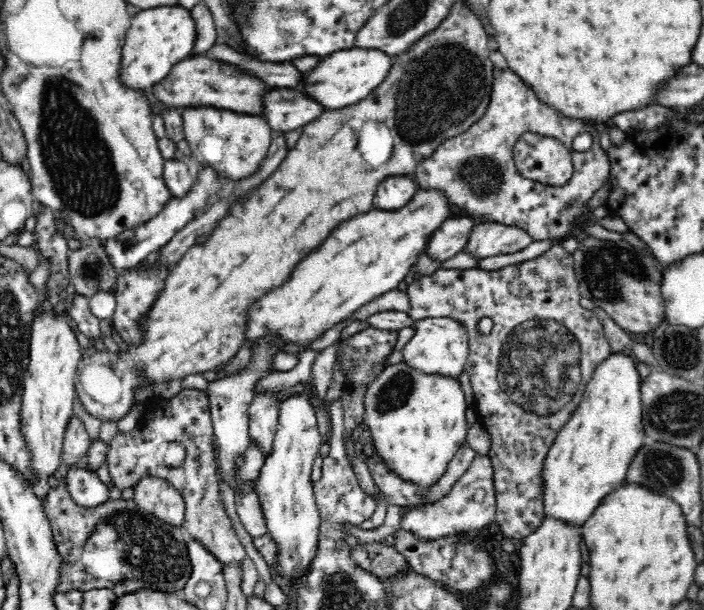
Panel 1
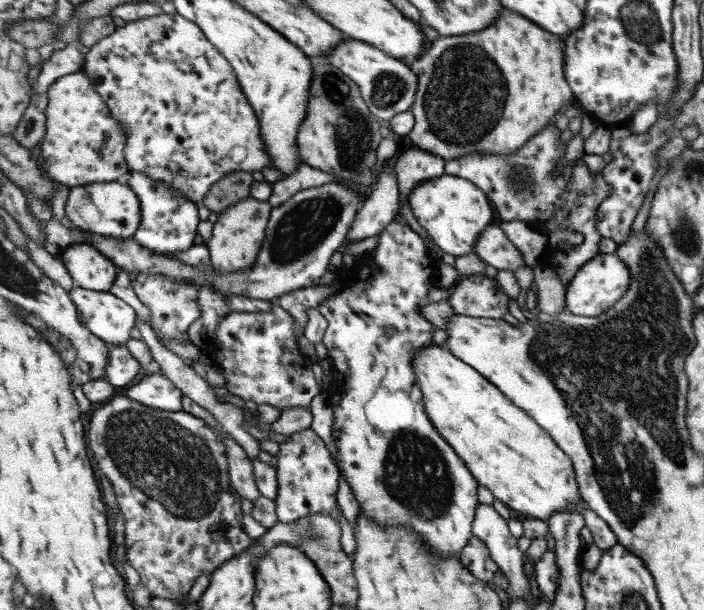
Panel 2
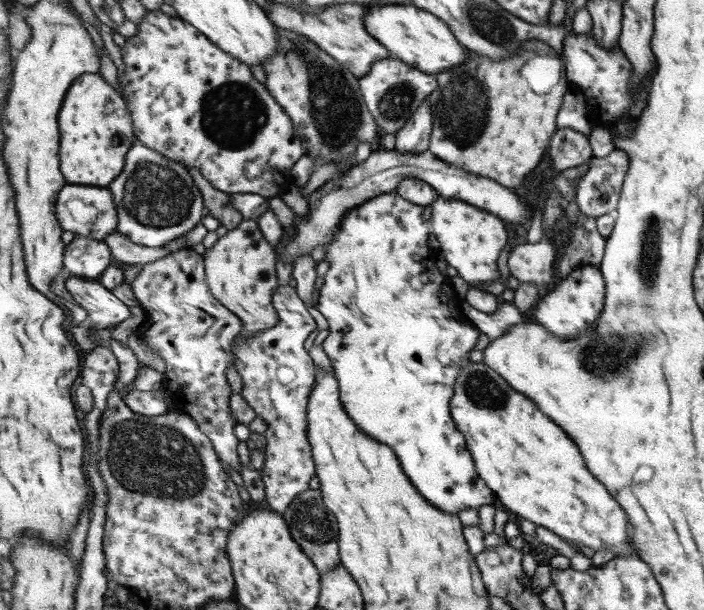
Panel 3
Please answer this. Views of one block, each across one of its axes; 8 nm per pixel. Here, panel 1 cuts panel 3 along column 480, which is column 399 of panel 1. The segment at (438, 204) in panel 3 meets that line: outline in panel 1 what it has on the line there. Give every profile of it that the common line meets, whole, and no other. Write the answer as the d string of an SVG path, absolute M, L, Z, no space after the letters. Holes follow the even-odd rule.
M430 187L418 189L416 194L404 205L394 210L373 208L364 214L358 214L346 222L342 222L333 230L326 241L317 250L310 252L308 257L296 266L290 281L276 291L263 297L251 309L251 320L246 332L246 342L267 332L280 335L280 343L292 342L302 347L303 352L310 352L310 345L321 338L324 332L348 319L358 312L362 305L370 300L376 300L382 294L398 288L400 282L410 274L410 268L418 262L422 254L426 254L432 234L441 228L442 224L458 212L446 191Z

